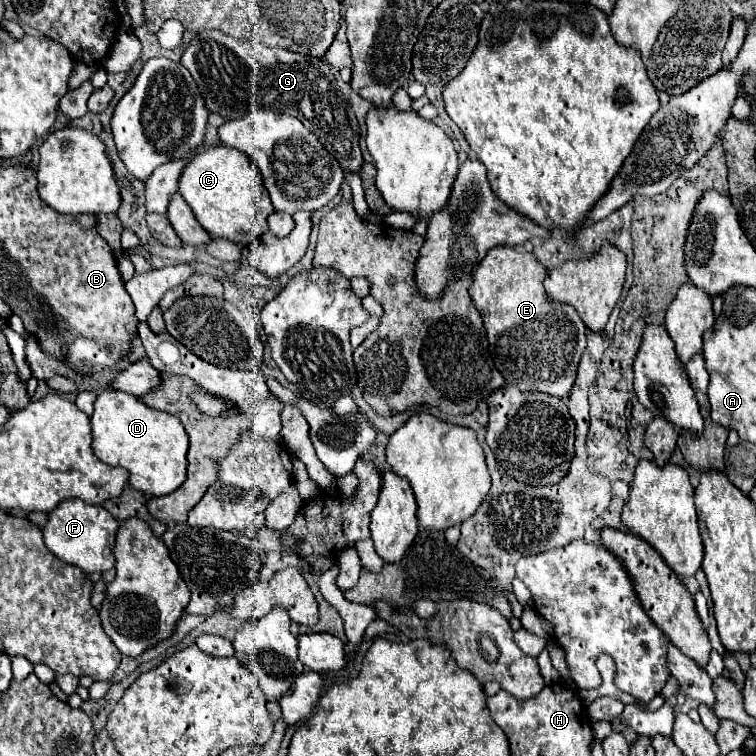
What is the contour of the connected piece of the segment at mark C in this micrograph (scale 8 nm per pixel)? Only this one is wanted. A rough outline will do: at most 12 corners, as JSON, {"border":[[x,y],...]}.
{"border":[[226,145],[194,155],[180,195],[214,239],[242,247],[274,211],[256,163]]}

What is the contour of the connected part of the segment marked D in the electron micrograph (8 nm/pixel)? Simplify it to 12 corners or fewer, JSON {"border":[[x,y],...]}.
{"border":[[126,391],[96,397],[94,455],[162,497],[184,483],[188,435]]}

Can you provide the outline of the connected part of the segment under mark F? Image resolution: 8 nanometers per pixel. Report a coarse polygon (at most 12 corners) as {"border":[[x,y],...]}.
{"border":[[66,499],[42,533],[60,561],[84,573],[114,567],[118,521]]}

